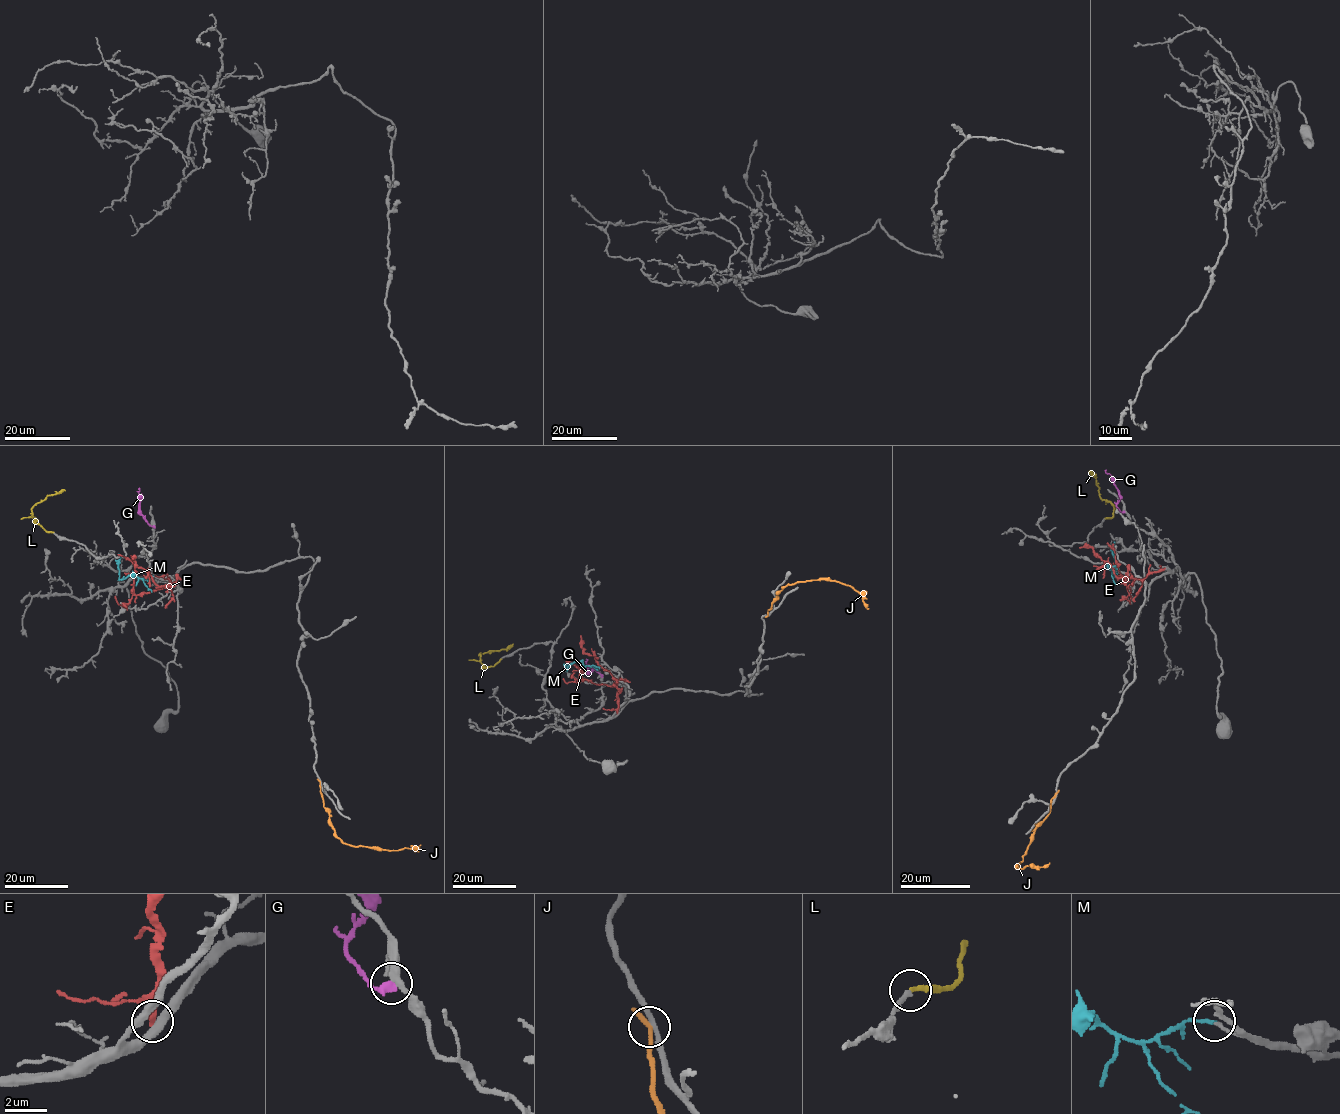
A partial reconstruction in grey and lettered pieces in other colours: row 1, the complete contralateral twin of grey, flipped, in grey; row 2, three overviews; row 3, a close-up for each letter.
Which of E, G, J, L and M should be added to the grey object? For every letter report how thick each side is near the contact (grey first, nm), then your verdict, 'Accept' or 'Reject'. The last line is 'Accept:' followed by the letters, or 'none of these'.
E: Thickness 480 nm (grey) against 320 nm. Reject
G: Thickness 360 nm (grey) against 440 nm. Reject
J: Thickness 240 nm (grey) against 220 nm. Reject
L: Thickness 240 nm (grey) against 200 nm. Accept
M: Thickness 200 nm (grey) against 180 nm. Accept
Accept: L, M

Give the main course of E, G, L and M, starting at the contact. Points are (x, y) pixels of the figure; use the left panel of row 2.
E: (169, 577), (170, 587), (136, 594), (134, 564), (118, 554)
G: (154, 526), (141, 512), (138, 489)
L: (52, 532), (36, 523), (32, 508), (47, 496), (65, 490)
M: (153, 576), (141, 579), (134, 575), (119, 579), (118, 553)

